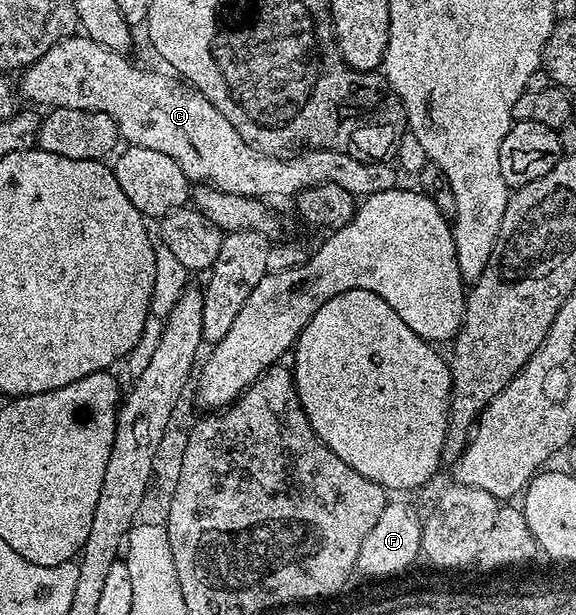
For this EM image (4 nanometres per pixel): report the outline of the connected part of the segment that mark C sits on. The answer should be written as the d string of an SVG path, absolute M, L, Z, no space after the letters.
M74 34L51 46L51 50L43 54L43 58L39 58L20 73L19 92L22 97L25 95L27 99L34 100L37 104L49 104L45 106L50 109L70 108L107 114L117 123L120 139L126 145L147 146L147 150L159 150L159 154L167 154L167 158L175 158L175 162L179 162L179 170L183 170L189 181L215 187L220 192L258 198L270 198L269 196L295 198L308 188L334 184L343 186L343 190L347 190L354 198L364 198L398 187L398 169L392 164L393 169L389 162L360 160L326 148L301 150L284 158L258 152L256 148L243 142L239 130L235 130L235 126L231 126L231 122L223 118L219 109L201 91L182 86L172 75L164 76L161 72L140 68L139 65L132 64L129 58L128 55L111 50L107 46L99 46L99 42L95 42L89 36Z

